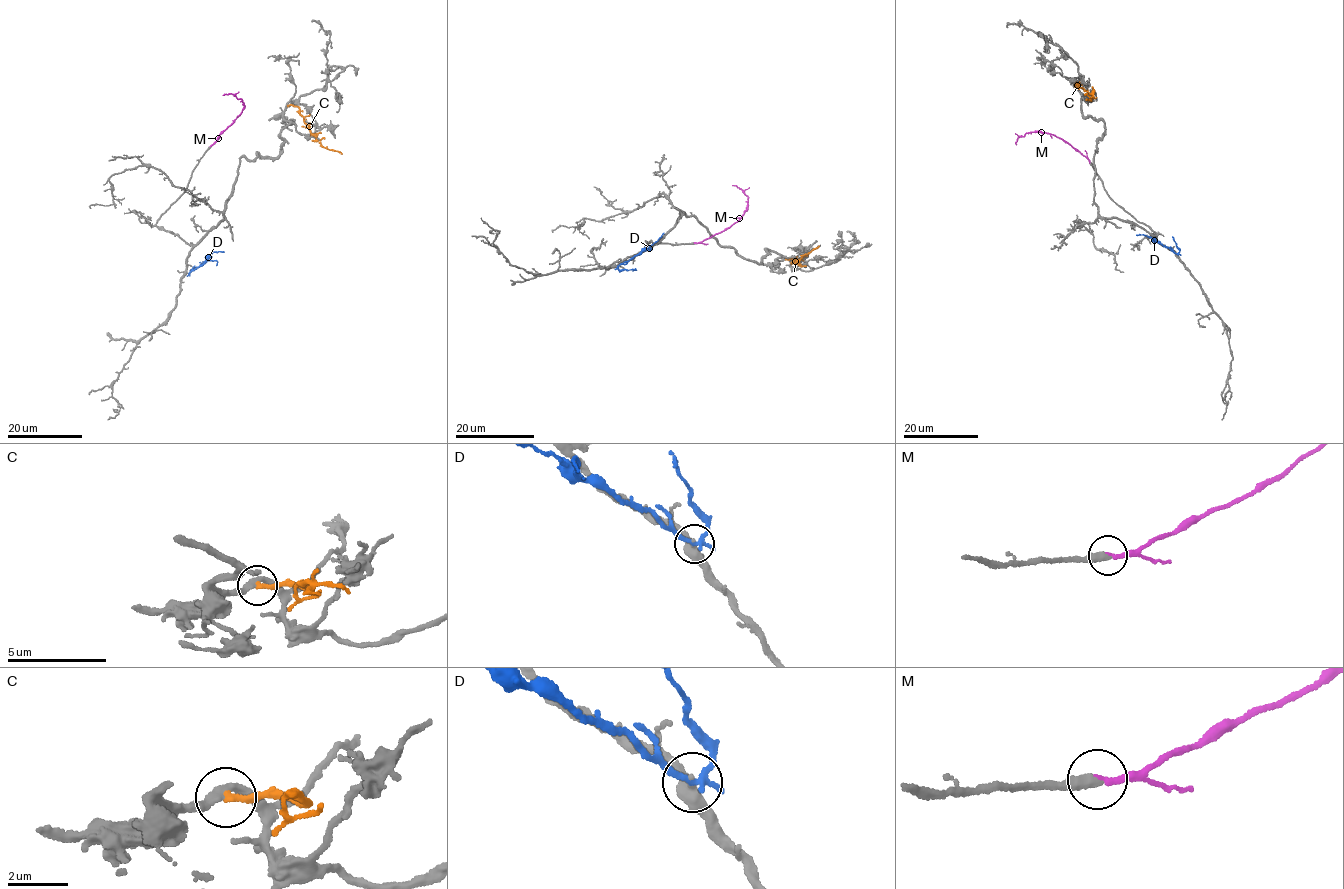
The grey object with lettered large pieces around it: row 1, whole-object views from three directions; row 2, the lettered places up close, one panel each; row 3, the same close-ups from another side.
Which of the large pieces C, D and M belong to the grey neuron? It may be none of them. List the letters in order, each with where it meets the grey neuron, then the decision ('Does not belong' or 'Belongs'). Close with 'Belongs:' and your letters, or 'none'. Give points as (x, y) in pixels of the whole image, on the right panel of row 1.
C: Touches grey at (1075, 87). Does not belong
D: Touches grey at (1177, 254). Does not belong
M: Touches grey at (1089, 162). Belongs
Belongs: M

